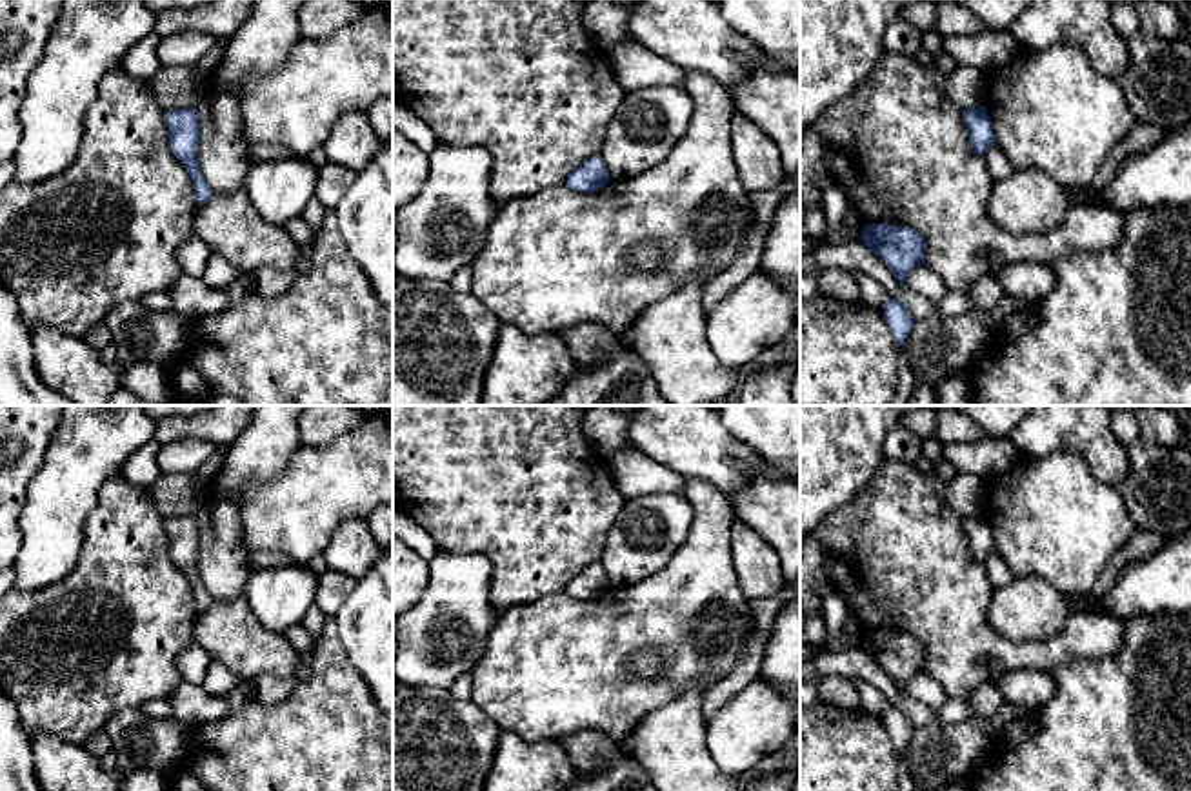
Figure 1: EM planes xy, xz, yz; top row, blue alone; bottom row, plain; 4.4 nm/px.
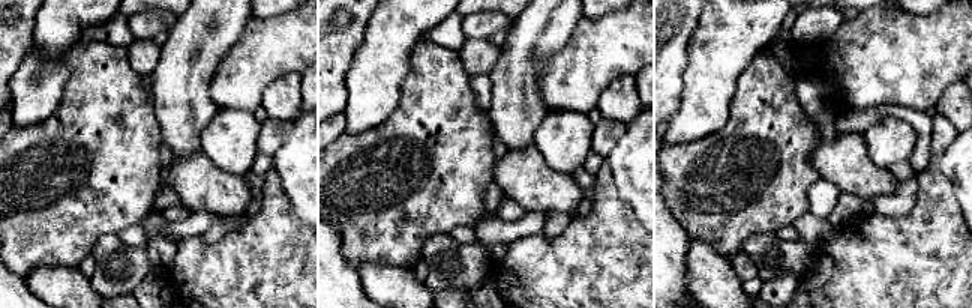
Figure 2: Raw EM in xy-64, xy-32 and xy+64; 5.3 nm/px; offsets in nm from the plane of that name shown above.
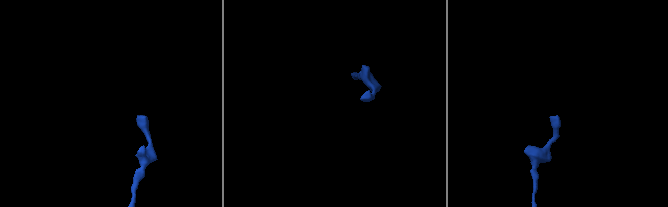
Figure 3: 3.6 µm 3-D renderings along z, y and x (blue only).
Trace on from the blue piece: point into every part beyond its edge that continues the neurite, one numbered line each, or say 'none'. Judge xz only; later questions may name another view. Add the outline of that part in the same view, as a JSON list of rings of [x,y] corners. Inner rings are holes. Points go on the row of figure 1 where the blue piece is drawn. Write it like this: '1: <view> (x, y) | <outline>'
none

